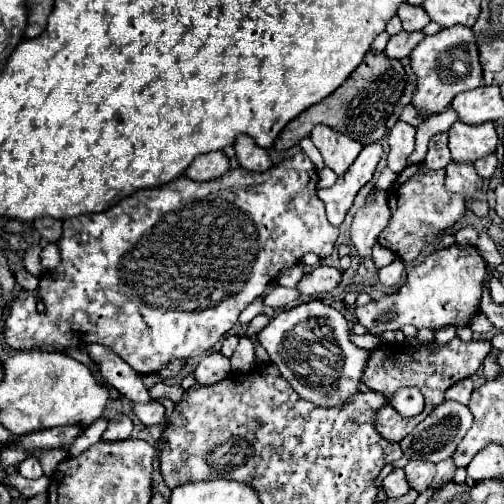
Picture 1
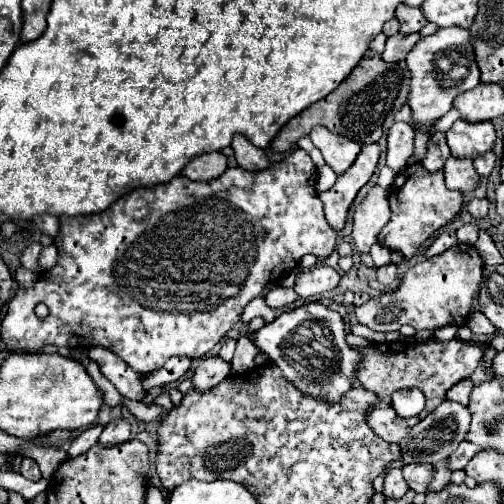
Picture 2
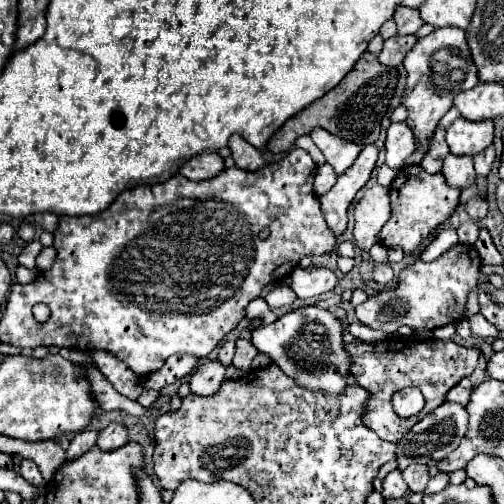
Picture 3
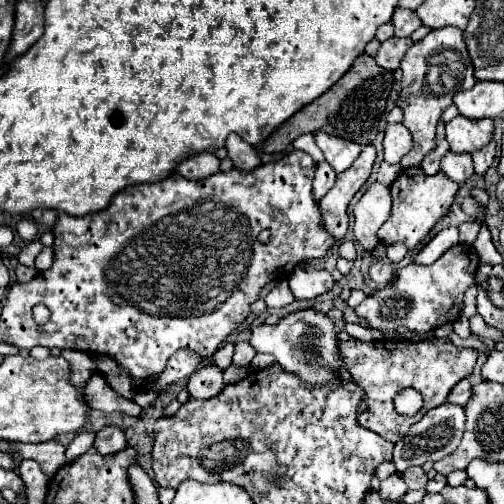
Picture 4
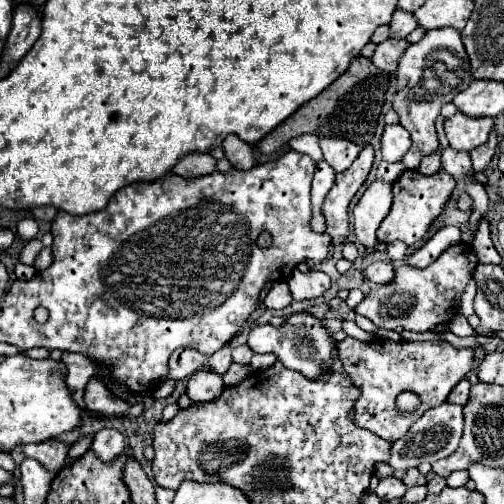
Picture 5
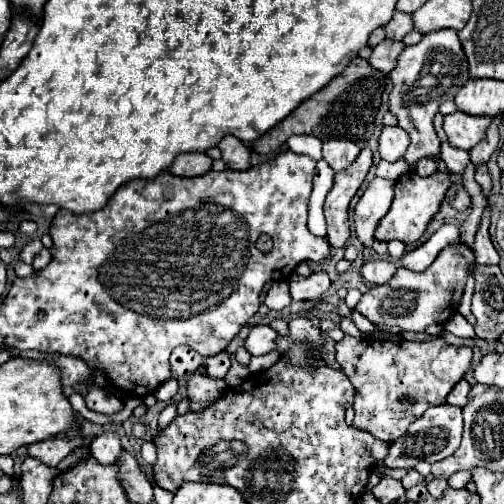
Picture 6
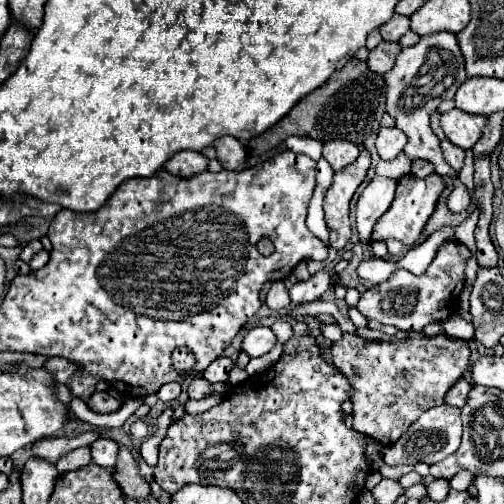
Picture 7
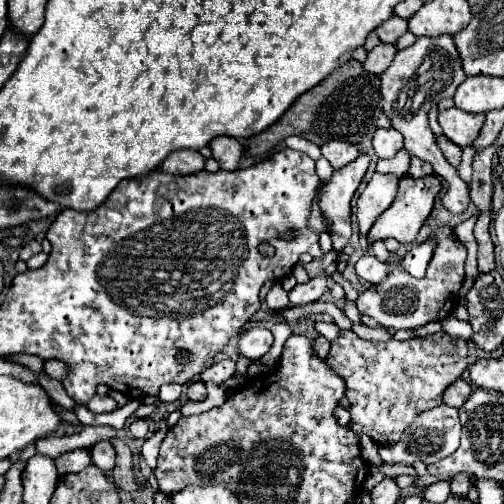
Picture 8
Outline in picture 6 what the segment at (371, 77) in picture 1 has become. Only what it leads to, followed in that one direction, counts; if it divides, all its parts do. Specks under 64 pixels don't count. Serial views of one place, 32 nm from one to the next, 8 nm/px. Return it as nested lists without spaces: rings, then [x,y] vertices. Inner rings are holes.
[[[356,58],[348,64],[348,68],[340,76],[336,76],[336,80],[332,80],[332,84],[328,84],[328,88],[316,92],[312,100],[300,104],[300,108],[296,108],[292,116],[284,118],[280,124],[276,124],[276,128],[272,128],[260,140],[256,140],[252,144],[252,150],[260,154],[270,154],[278,150],[290,136],[296,134],[314,134],[322,140],[342,138],[358,146],[364,146],[374,132],[374,120],[380,110],[380,98],[384,88],[386,88],[386,74],[380,74],[380,70],[372,68],[368,60]]]

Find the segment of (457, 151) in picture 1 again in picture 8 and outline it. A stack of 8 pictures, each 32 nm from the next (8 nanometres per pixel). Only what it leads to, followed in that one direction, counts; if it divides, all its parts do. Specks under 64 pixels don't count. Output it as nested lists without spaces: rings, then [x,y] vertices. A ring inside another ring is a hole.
[[[450,108],[438,114],[438,122],[446,138],[460,148],[474,144],[474,140],[478,138],[484,126],[484,120],[486,120],[486,114],[468,114],[458,108]]]

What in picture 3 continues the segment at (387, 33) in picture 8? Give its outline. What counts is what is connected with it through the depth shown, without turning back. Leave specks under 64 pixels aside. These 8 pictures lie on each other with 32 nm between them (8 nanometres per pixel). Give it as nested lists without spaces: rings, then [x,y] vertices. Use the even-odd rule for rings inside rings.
[[[398,6],[394,20],[398,24],[398,34],[408,36],[408,34],[416,34],[420,26],[424,26],[424,20],[420,18],[420,12],[414,8],[406,8],[406,6]]]

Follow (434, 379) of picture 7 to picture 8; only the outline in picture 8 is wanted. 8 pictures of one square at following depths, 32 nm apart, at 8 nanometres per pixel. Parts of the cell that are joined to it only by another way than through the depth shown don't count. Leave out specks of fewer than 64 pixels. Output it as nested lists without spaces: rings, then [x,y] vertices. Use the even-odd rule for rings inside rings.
[[[342,330],[340,336],[332,342],[326,362],[336,370],[338,376],[346,380],[346,398],[350,402],[352,430],[356,434],[366,434],[380,446],[390,446],[400,440],[402,432],[416,420],[416,416],[428,408],[442,404],[444,388],[448,388],[462,372],[468,368],[468,348],[460,338],[450,338],[448,334],[434,334],[426,338],[410,338],[404,342],[388,340],[388,342],[370,342],[358,338],[350,330]]]

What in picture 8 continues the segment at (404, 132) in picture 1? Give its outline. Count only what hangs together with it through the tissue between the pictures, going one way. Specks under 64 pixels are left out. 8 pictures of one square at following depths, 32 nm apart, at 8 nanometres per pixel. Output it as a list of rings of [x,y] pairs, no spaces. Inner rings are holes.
[[[378,128],[374,132],[374,150],[378,158],[392,158],[404,146],[404,136],[396,128]]]

